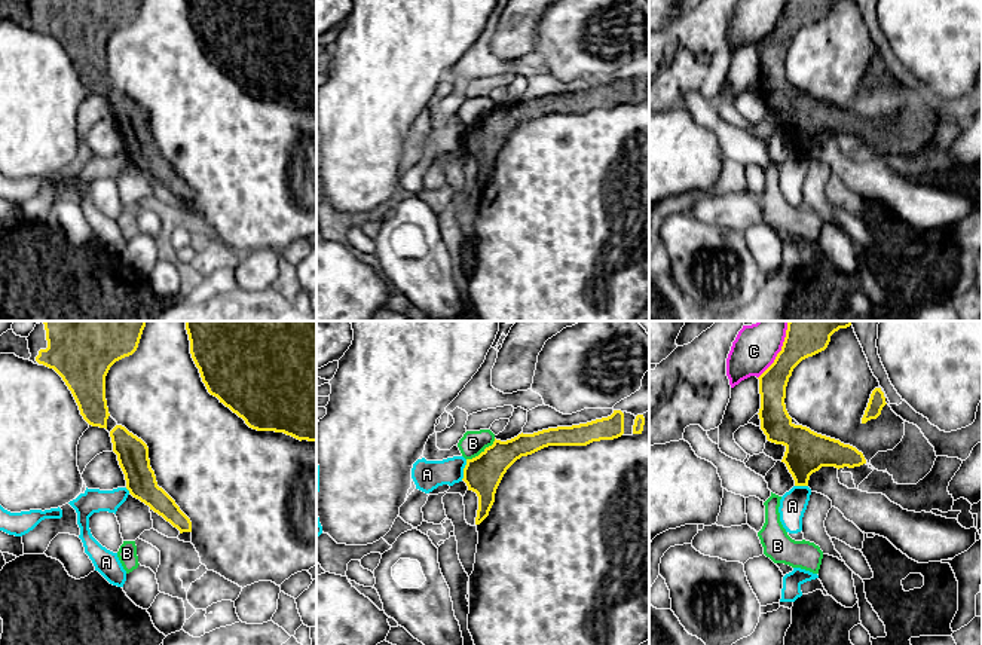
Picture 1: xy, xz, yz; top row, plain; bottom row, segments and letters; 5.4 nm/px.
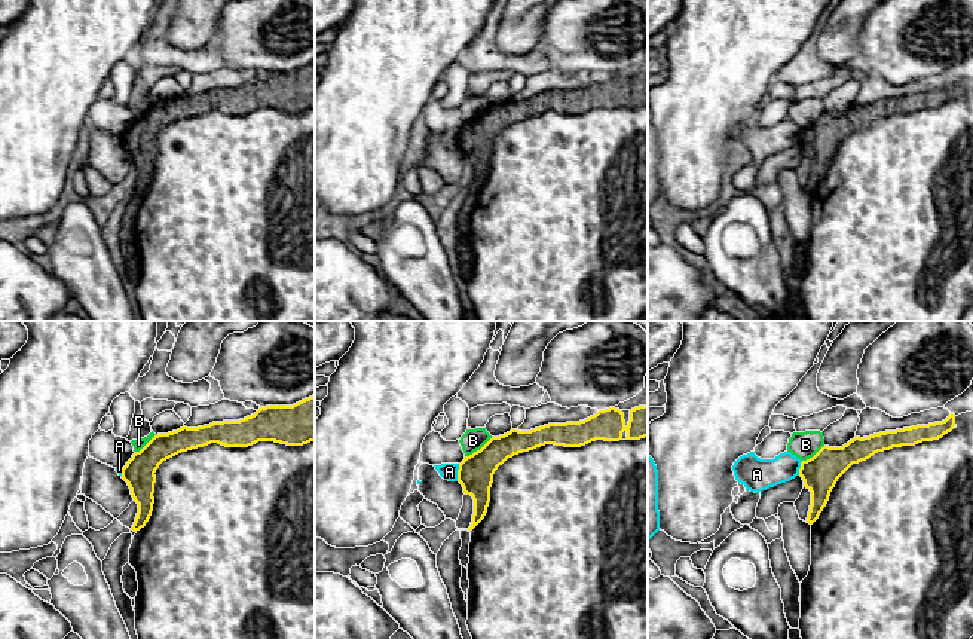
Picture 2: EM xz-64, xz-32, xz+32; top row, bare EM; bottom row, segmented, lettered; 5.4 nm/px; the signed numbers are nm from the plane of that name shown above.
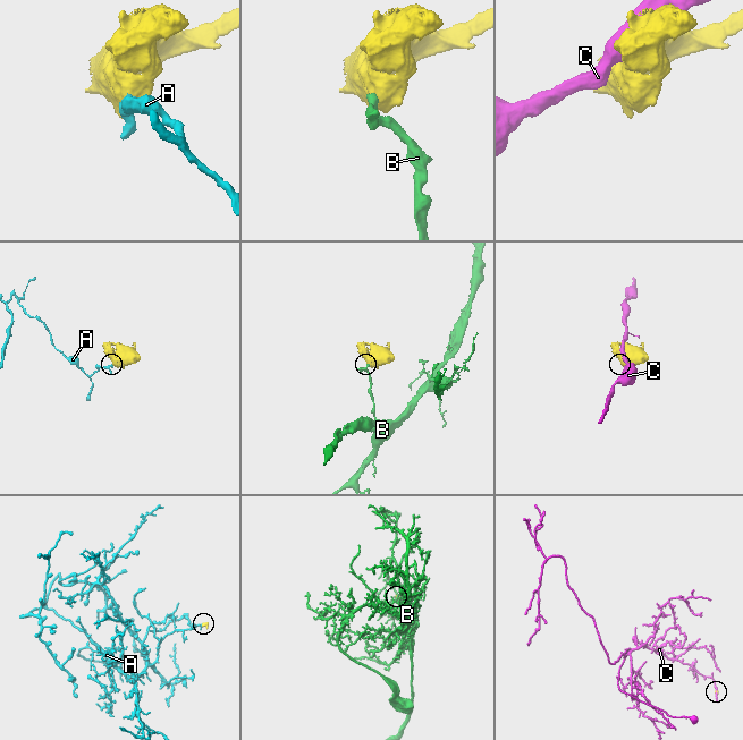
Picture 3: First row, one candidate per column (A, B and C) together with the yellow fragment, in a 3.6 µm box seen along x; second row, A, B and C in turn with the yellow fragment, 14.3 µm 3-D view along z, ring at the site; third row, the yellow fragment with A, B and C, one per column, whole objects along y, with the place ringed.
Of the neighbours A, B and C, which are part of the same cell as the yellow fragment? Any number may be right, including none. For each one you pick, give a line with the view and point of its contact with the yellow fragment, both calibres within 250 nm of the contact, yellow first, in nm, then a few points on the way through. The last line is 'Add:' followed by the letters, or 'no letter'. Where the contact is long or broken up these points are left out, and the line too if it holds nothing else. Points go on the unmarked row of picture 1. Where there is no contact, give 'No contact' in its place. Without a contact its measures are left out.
Add: no letter

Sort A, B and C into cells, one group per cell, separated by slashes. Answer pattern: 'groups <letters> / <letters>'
groups A / B / C

